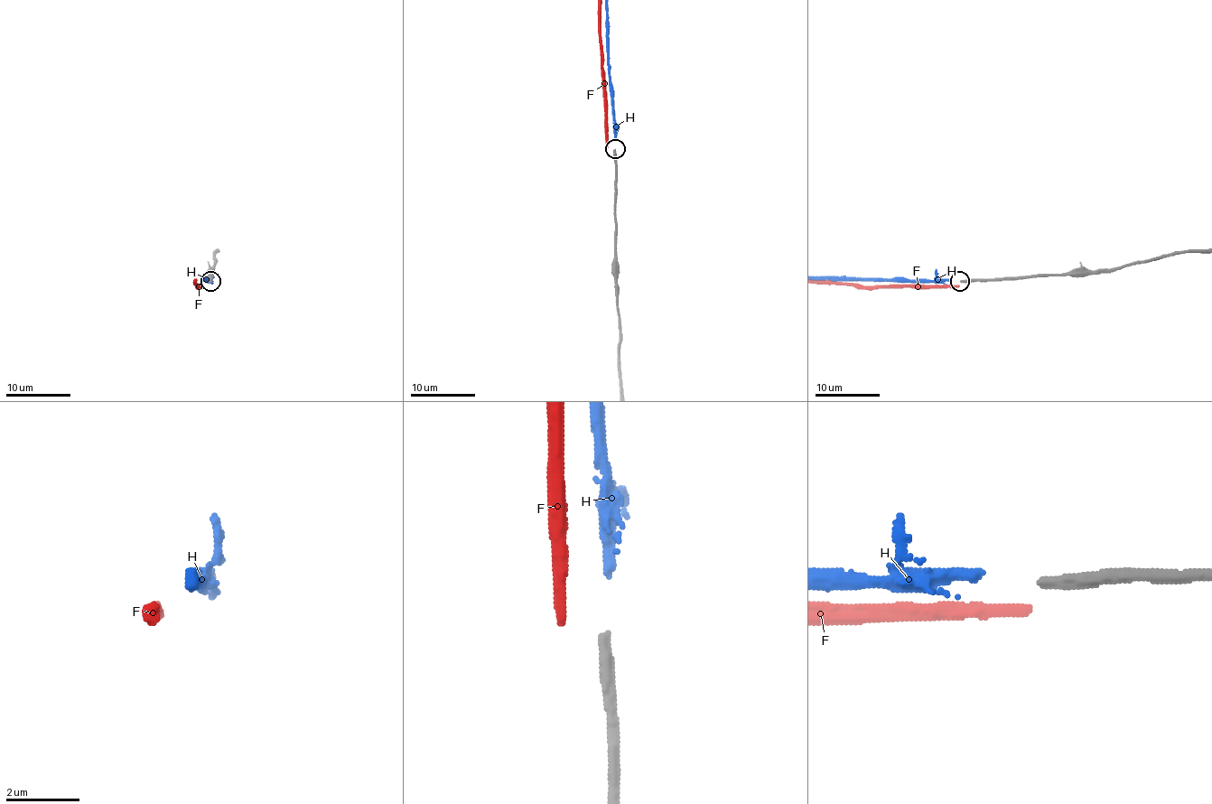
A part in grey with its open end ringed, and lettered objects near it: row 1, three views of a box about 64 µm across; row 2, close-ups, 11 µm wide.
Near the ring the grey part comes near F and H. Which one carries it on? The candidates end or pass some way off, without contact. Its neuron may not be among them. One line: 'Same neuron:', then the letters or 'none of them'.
Same neuron: none of them

